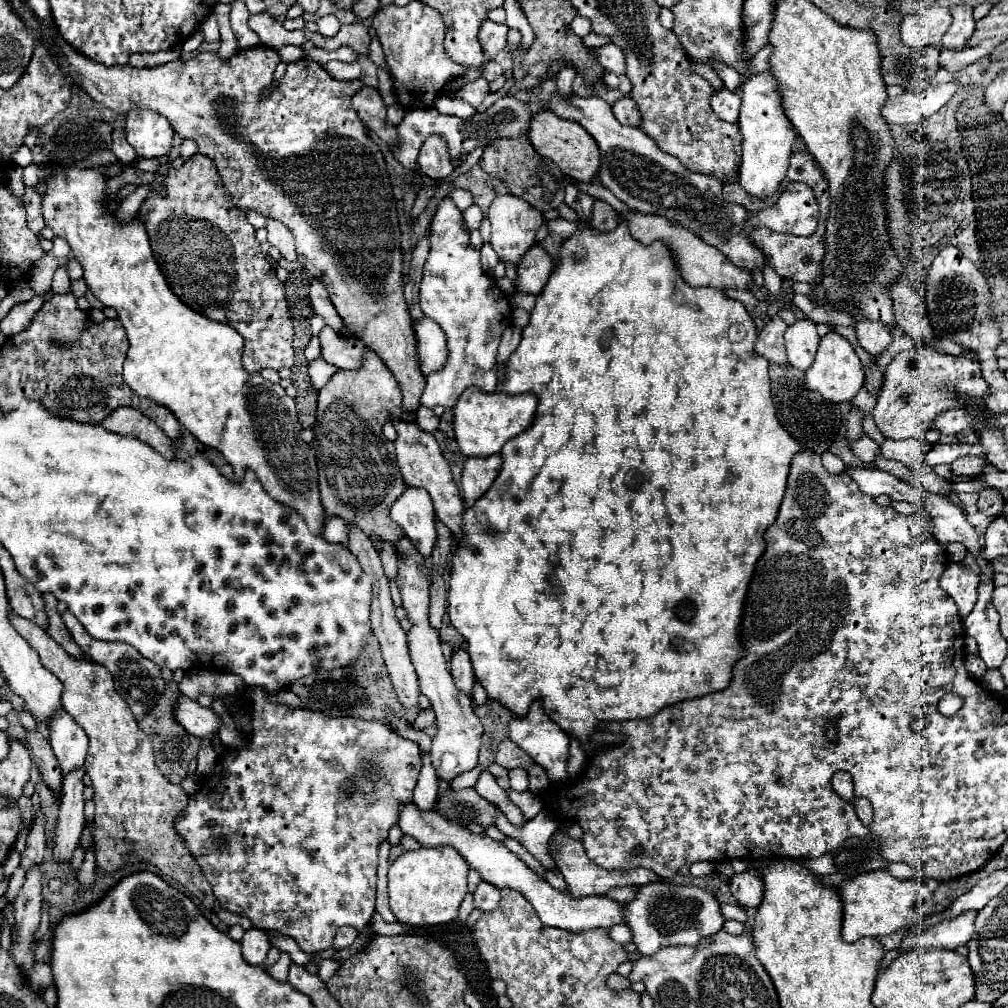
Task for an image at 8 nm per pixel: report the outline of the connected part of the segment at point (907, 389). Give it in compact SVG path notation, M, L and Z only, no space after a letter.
M919 346L899 352L887 366L885 380L879 390L879 400L871 412L871 418L887 438L919 438L921 434L931 430L931 424L945 410L961 408L963 404L983 408L989 392L989 384L983 378L977 360L957 358L951 354L935 352L929 346Z

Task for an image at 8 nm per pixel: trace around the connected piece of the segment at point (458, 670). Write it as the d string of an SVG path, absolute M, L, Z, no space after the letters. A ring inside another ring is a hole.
M455 650L451 656L451 676L455 686L465 692L467 696L471 696L473 684L475 684L475 674L473 674L473 664L471 658L465 650Z

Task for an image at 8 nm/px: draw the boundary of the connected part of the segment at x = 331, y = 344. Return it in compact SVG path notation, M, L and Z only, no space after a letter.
M325 326L319 332L319 340L321 340L323 360L327 360L329 364L333 364L337 368L351 370L351 368L359 366L359 362L363 360L365 344L359 342L359 338L339 336L339 332L333 332L329 326Z

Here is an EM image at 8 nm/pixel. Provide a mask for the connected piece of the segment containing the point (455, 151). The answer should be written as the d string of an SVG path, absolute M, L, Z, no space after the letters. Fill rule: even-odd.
M501 96L485 112L475 112L475 116L471 116L471 118L447 116L447 114L437 112L435 108L415 108L415 110L409 110L405 114L401 124L397 124L399 144L391 146L391 152L405 166L405 170L415 172L417 170L419 148L433 134L439 134L441 138L447 140L447 146L451 146L451 158L455 160L461 152L471 152L471 150L475 150L479 146L485 146L487 142L491 142L495 138L525 136L529 132L531 116L533 116L533 112L529 108L529 102L517 100L515 96Z

